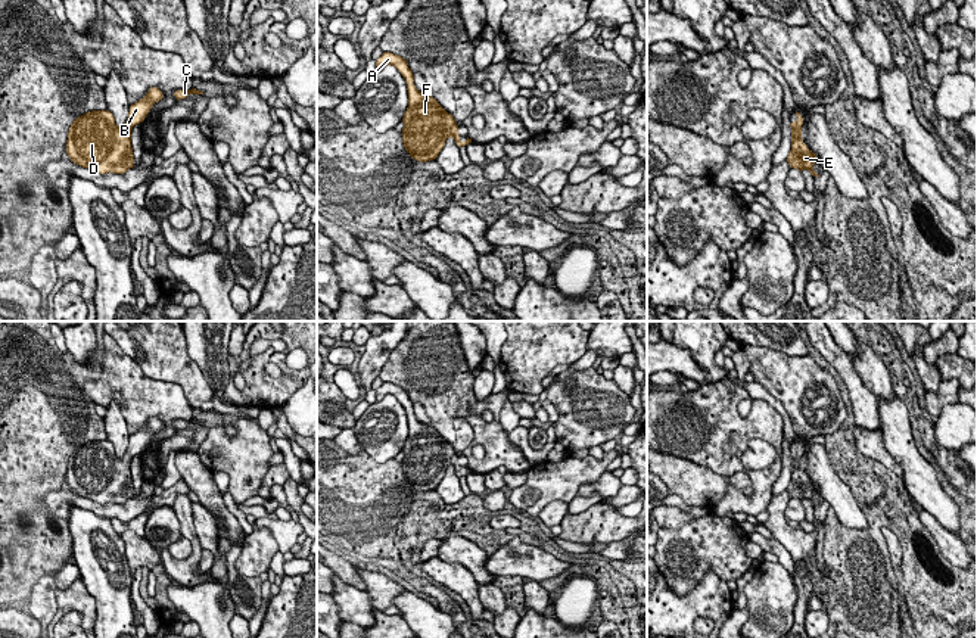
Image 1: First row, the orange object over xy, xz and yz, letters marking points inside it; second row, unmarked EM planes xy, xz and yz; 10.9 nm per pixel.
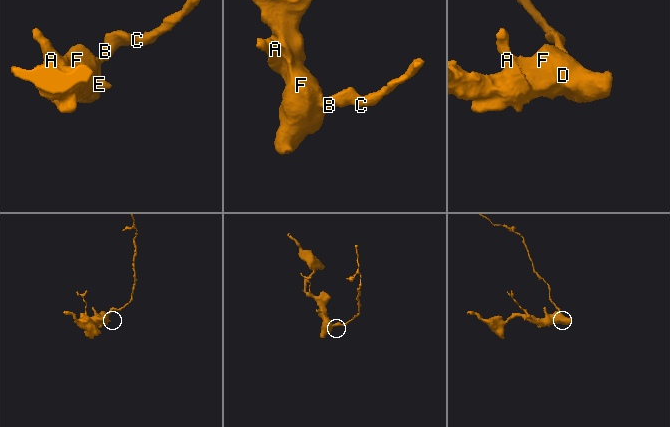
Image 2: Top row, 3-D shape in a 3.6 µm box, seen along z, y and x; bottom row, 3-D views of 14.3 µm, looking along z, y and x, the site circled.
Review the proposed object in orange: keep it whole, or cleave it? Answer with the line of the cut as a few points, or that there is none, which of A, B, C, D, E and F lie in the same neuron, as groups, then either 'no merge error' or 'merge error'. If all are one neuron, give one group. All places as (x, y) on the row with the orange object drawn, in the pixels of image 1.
no cut | A B C D E F | no merge error

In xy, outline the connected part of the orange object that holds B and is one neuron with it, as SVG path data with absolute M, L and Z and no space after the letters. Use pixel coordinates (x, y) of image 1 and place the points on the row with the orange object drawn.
M150 87L143 99L130 105L128 119L118 128L112 112L91 111L69 127L66 153L69 159L99 174L124 174L134 168L131 128L141 124L152 106L164 99L158 87Z

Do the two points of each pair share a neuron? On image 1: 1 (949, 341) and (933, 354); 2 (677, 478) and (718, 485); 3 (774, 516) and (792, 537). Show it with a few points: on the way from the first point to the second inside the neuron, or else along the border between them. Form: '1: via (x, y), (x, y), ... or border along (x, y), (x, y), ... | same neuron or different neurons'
1: via (945, 345), (937, 349) | same neuron
2: via (687, 479), (696, 485), (708, 485) | same neuron
3: via (777, 520), (787, 532) | same neuron

